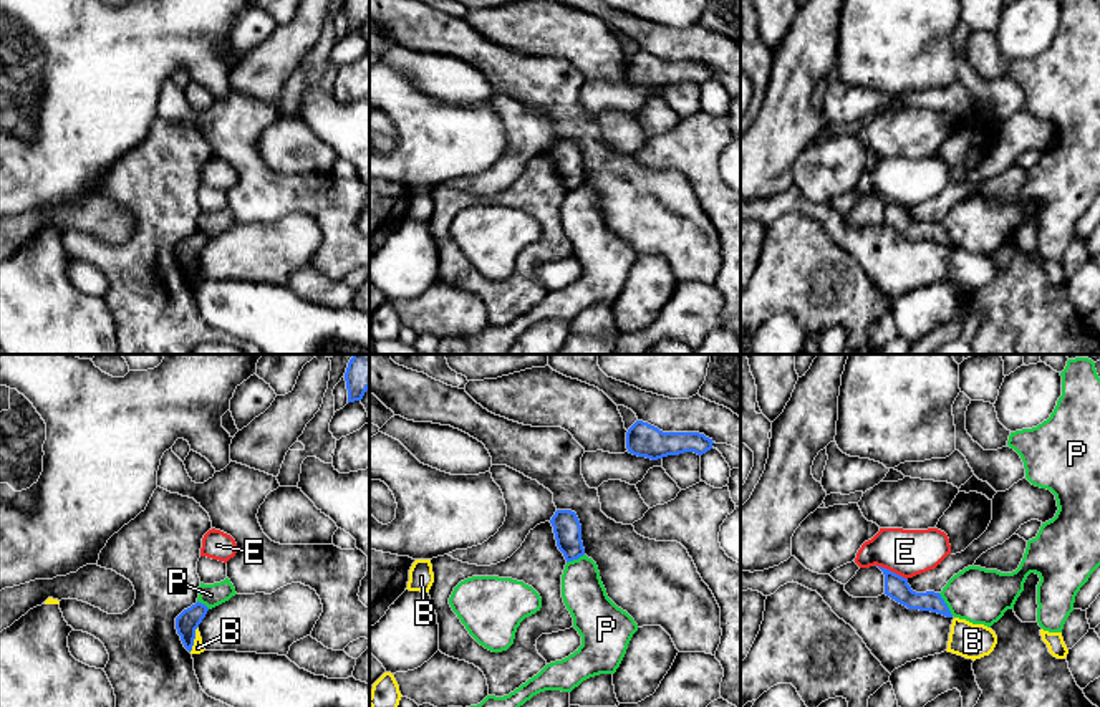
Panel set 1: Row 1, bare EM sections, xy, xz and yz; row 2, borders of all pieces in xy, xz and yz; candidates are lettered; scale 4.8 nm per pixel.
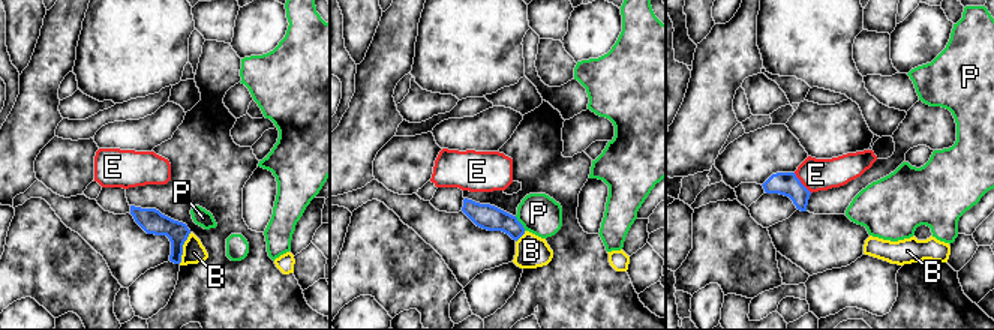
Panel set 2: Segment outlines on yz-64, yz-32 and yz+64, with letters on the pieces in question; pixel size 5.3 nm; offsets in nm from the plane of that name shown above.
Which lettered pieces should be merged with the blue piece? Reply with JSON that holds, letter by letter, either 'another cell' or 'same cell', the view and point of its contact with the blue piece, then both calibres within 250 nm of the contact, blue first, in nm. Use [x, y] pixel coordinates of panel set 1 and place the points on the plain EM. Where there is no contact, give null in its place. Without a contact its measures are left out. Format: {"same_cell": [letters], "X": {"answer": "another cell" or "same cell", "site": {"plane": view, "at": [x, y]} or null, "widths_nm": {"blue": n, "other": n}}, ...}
{"same_cell": [], "B": {"answer": "another cell", "site": {"plane": "xy", "at": [194, 267]}, "widths_nm": {"blue": 110, "other": 60}}, "E": {"answer": "another cell", "site": {"plane": "yz", "at": [888, 199]}, "widths_nm": {"blue": 120, "other": 220}}, "P": {"answer": "another cell", "site": {"plane": "yz", "at": [946, 234]}, "widths_nm": {"blue": 110, "other": 280}}}

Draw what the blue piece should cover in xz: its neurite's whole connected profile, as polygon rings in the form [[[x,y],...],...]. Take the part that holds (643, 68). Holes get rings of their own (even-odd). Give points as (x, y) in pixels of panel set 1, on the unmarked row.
[[[636,50],[626,61],[630,83],[658,89],[668,84],[694,81],[697,84],[712,78],[712,68],[699,61],[663,61],[658,56]]]

